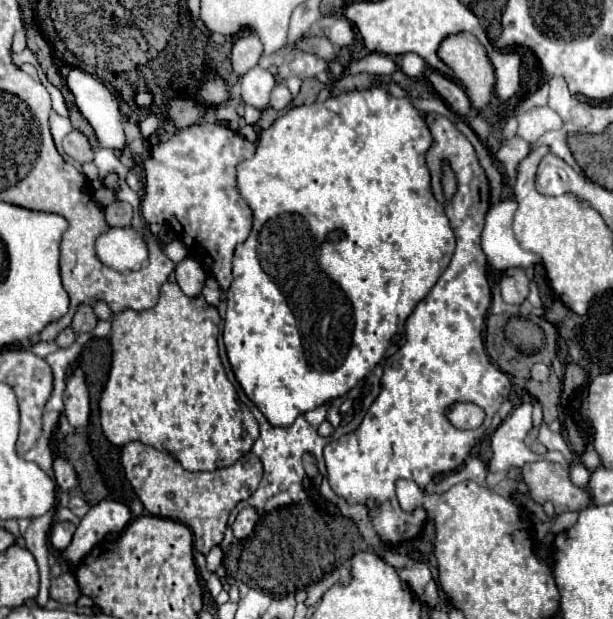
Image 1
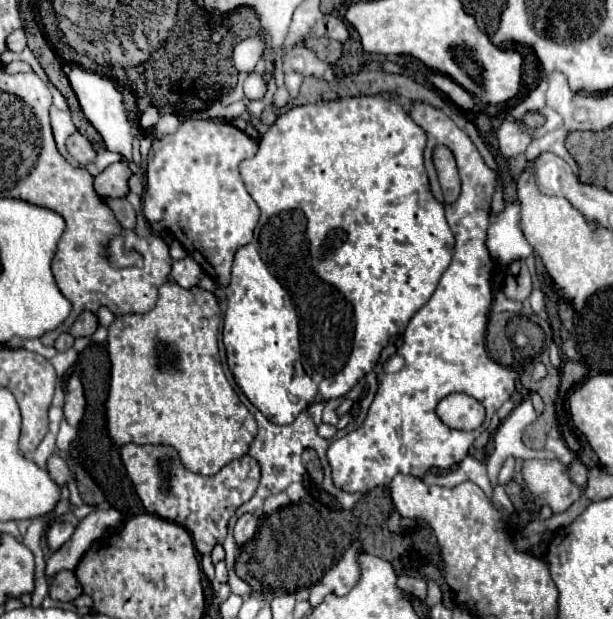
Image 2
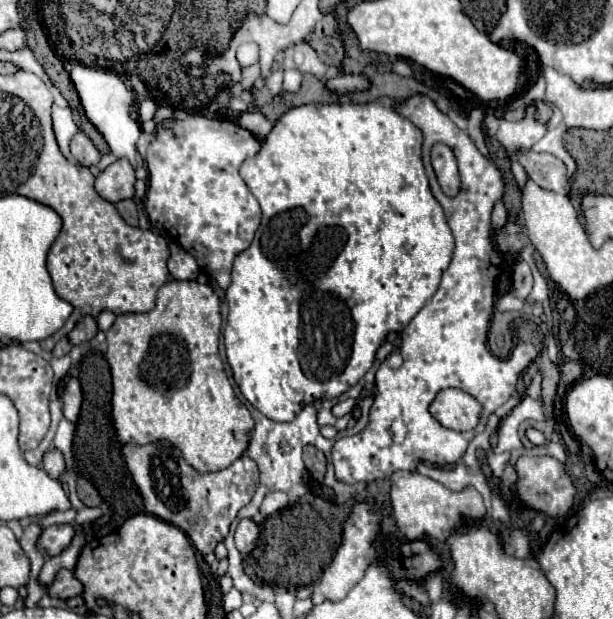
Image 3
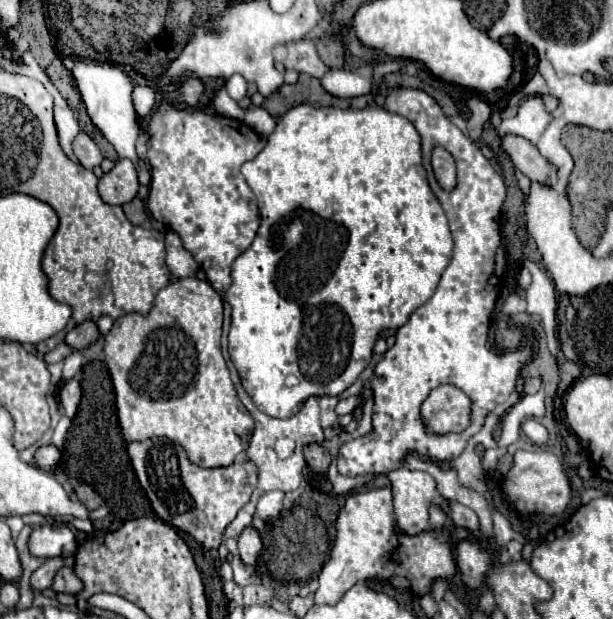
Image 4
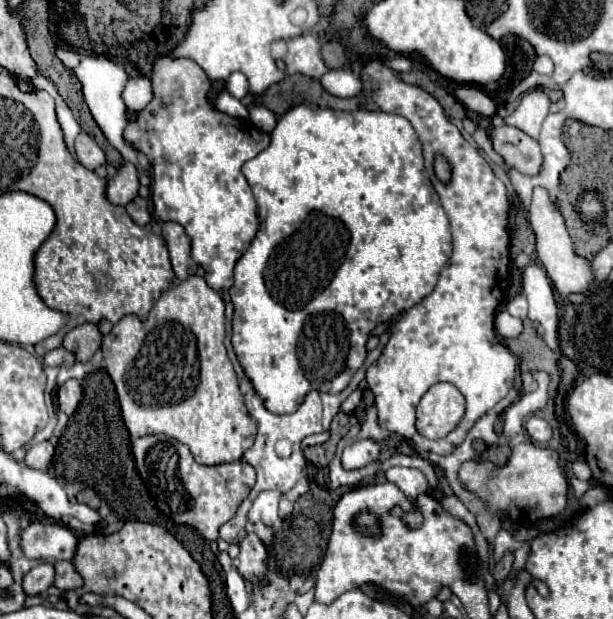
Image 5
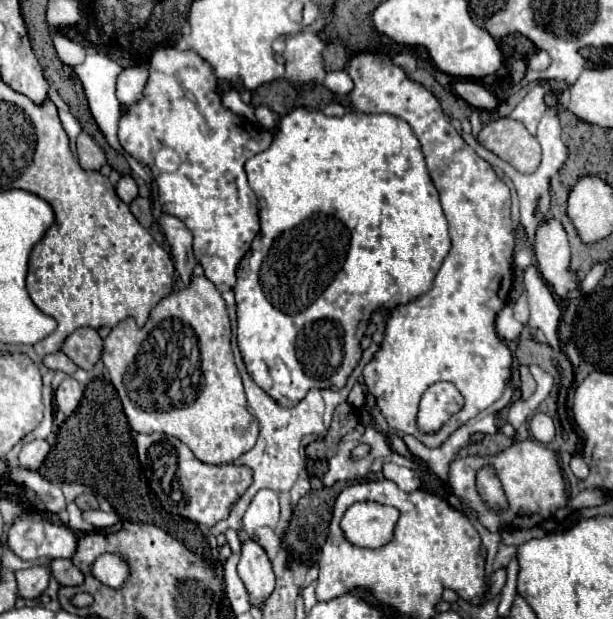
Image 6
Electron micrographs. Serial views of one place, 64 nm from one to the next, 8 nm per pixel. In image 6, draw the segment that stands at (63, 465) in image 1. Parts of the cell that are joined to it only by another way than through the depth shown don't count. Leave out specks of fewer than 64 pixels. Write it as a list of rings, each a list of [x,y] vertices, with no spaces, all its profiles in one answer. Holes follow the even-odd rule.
[[[32,440],[32,442],[28,442],[20,450],[20,456],[18,456],[20,466],[30,468],[30,470],[38,470],[42,466],[48,450],[50,450],[50,444],[46,440]]]

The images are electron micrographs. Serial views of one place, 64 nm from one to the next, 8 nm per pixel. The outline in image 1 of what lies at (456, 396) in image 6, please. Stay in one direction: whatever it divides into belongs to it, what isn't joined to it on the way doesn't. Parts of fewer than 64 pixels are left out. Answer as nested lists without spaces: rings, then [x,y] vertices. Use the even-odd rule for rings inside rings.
[[[456,402],[456,404],[452,404],[452,408],[448,408],[448,420],[456,428],[474,430],[484,422],[484,410],[476,404]]]

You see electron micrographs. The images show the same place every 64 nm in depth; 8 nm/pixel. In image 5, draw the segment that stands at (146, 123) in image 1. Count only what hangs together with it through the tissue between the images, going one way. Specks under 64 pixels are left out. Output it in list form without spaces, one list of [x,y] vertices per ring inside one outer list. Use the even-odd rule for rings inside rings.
[[[136,76],[136,78],[128,78],[128,84],[124,86],[124,102],[128,106],[128,110],[138,112],[142,110],[150,100],[152,100],[152,86],[150,80],[146,76]]]

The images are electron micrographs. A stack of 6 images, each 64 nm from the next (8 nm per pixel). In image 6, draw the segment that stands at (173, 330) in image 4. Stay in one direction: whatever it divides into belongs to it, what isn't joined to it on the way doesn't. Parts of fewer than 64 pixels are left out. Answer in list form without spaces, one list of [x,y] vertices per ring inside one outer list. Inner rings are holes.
[[[192,276],[192,282],[186,290],[168,294],[164,300],[160,300],[142,328],[136,328],[132,318],[114,326],[110,336],[104,340],[102,362],[122,400],[124,414],[132,430],[176,436],[194,452],[198,460],[206,464],[230,464],[248,452],[248,448],[256,444],[258,424],[246,408],[244,386],[234,364],[230,338],[232,328],[226,302],[206,276]]]

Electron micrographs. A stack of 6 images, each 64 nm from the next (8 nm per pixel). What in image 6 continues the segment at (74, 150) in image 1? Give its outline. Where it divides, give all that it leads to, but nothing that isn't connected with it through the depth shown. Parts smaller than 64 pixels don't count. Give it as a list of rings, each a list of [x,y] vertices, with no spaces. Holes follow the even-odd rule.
[[[82,132],[76,140],[76,150],[78,150],[78,160],[80,166],[84,170],[100,170],[106,164],[106,156],[104,152],[98,148],[98,144],[86,134]]]

